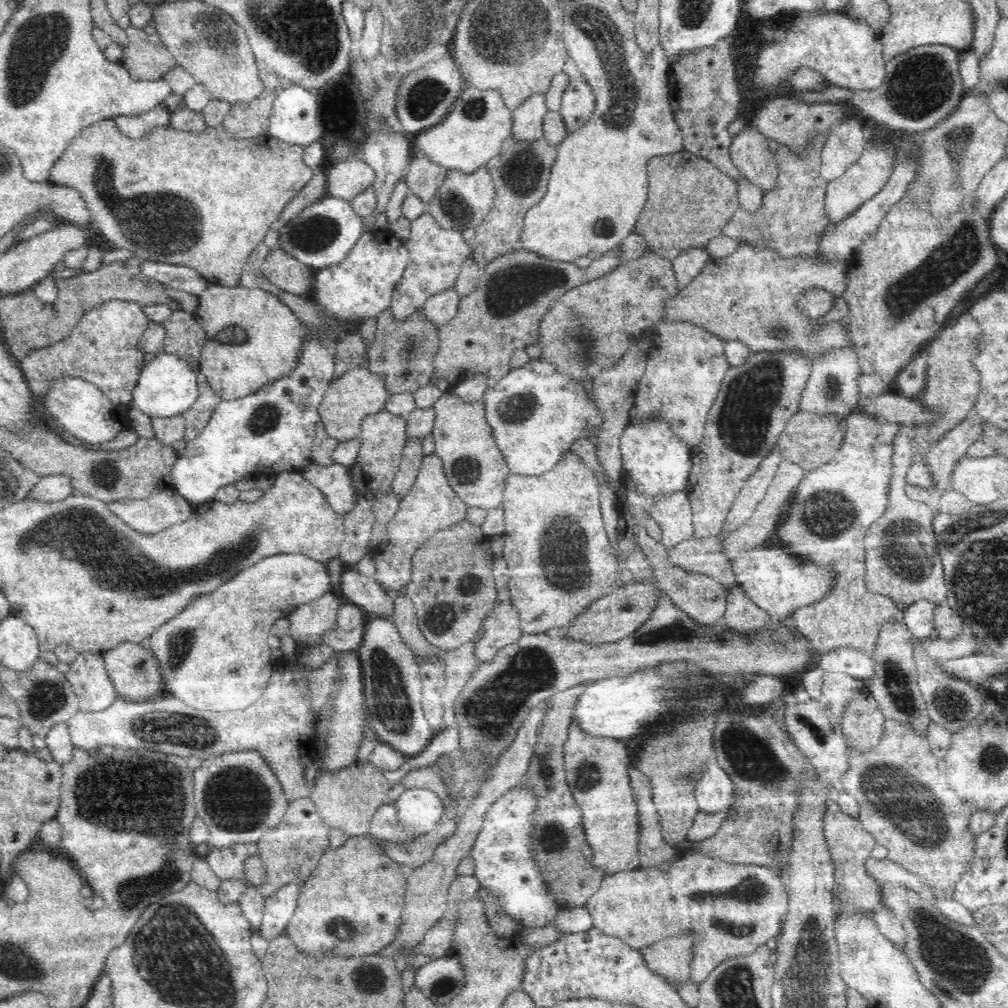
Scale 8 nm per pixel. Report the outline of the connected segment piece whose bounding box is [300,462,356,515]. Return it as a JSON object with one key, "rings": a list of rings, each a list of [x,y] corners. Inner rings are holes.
{"rings":[[[312,462],[300,472],[309,483],[322,491],[338,514],[344,515],[354,510],[356,487],[352,485],[350,467],[338,463],[320,466]]]}

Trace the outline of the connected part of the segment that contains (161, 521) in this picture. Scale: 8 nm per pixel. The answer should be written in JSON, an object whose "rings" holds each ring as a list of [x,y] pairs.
{"rings":[[[175,489],[156,490],[148,498],[117,500],[107,505],[122,522],[144,534],[156,534],[184,522],[194,509]]]}

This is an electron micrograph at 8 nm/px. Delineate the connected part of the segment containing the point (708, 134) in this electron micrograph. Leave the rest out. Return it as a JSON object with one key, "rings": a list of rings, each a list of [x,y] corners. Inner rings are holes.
{"rings":[[[730,37],[721,38],[711,47],[682,55],[669,66],[669,101],[673,117],[684,135],[684,151],[704,158],[736,182],[742,177],[729,154],[733,137],[728,128],[740,114],[742,97],[738,84]]]}

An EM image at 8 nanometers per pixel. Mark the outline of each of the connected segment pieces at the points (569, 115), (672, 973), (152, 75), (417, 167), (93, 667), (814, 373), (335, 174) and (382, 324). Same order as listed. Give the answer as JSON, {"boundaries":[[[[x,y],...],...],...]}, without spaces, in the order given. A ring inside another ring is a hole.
{"boundaries":[[[[572,58],[566,60],[562,70],[568,75],[570,82],[561,98],[560,113],[568,133],[572,134],[574,130],[584,126],[590,120],[596,106],[596,99],[592,87],[577,69]]],[[[692,933],[664,937],[652,945],[640,949],[646,965],[668,979],[668,983],[677,986],[691,978],[690,962],[692,962],[692,948],[696,944],[696,937]]],[[[130,25],[126,30],[128,44],[120,64],[135,81],[160,80],[177,65],[172,53],[164,46],[160,33],[148,34],[143,28]]],[[[413,155],[404,179],[410,193],[418,196],[427,205],[425,213],[430,213],[430,202],[444,179],[448,178],[449,172],[444,166],[429,160],[426,155]]],[[[92,652],[78,653],[65,676],[78,697],[82,712],[102,712],[118,698],[103,656]]],[[[853,342],[846,348],[832,348],[824,352],[811,364],[811,373],[799,404],[800,411],[848,416],[855,410],[861,397],[858,388],[858,379],[861,374],[861,366]]],[[[354,157],[326,168],[327,187],[331,197],[352,200],[373,184],[375,171],[363,160]]],[[[390,308],[383,310],[376,318],[374,340],[369,344],[369,365],[367,368],[384,375],[389,394],[412,392],[433,381],[434,361],[439,351],[439,328],[424,317],[423,309],[416,310],[403,321],[394,319]]]]}

